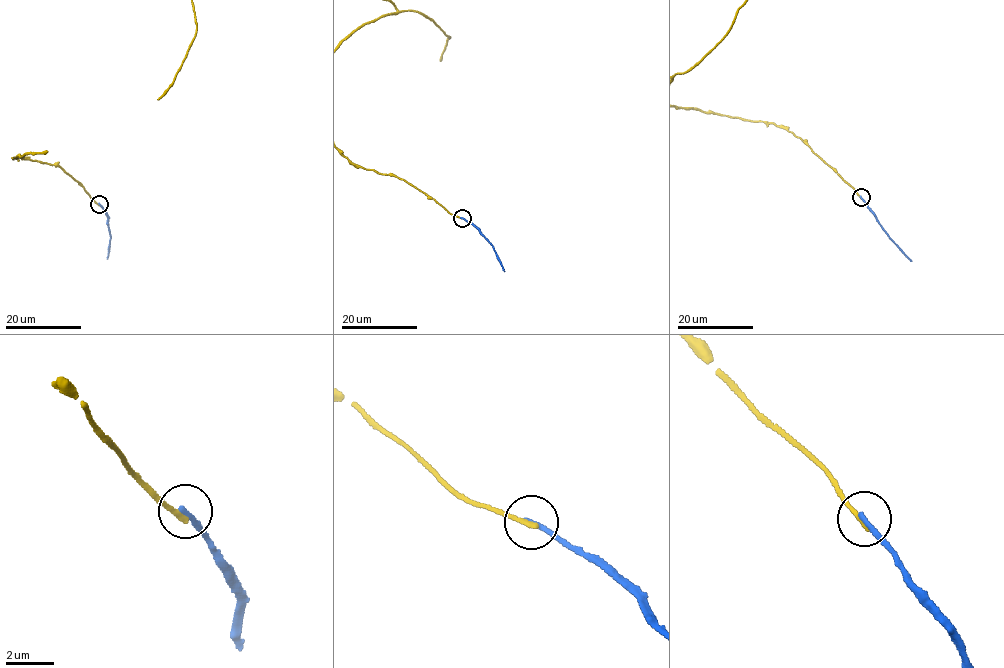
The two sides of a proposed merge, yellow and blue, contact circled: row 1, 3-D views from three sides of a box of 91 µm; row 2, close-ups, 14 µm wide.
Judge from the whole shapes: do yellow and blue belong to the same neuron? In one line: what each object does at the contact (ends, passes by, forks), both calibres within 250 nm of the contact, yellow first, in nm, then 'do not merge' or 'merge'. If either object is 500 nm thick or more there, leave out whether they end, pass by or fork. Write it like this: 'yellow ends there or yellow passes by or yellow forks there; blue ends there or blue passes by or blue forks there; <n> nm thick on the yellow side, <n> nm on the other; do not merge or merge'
yellow ends there; blue ends there; 240 nm thick on the yellow side, 240 nm on the other; do not merge

